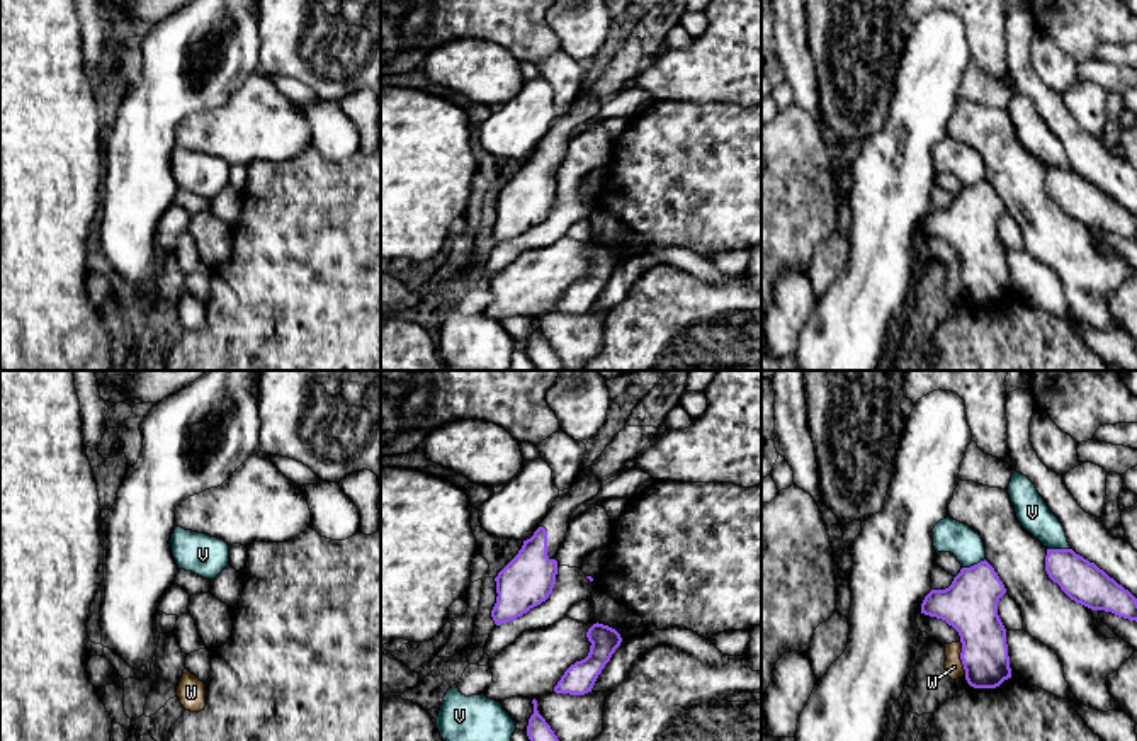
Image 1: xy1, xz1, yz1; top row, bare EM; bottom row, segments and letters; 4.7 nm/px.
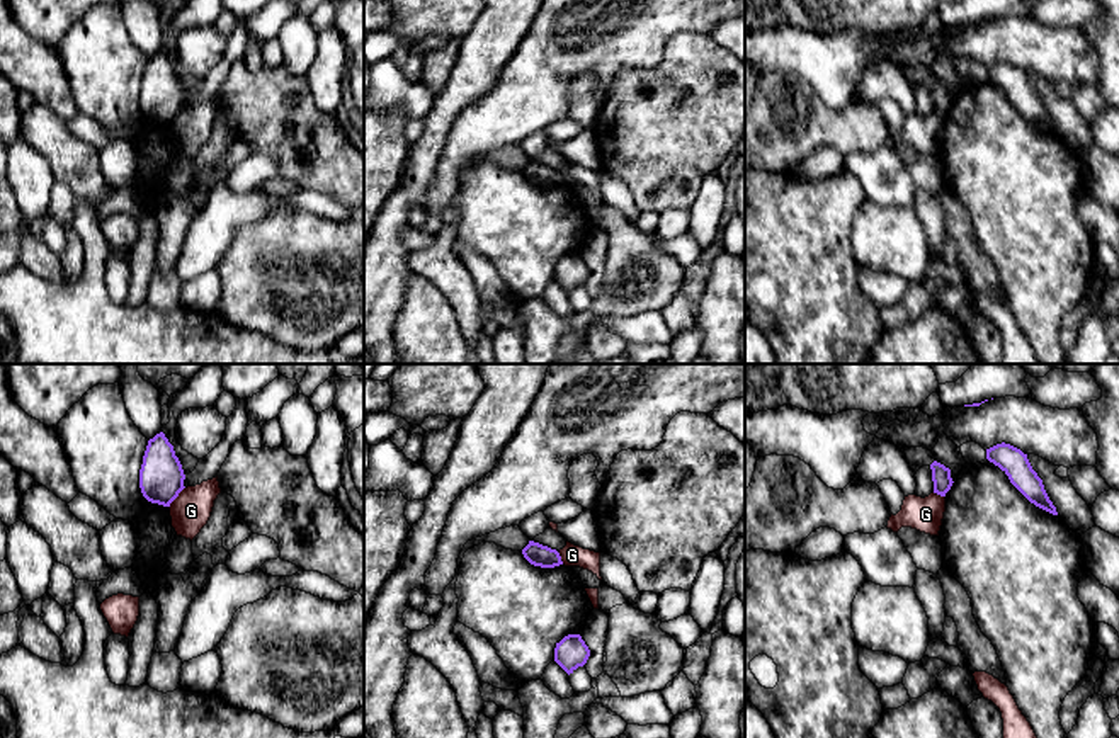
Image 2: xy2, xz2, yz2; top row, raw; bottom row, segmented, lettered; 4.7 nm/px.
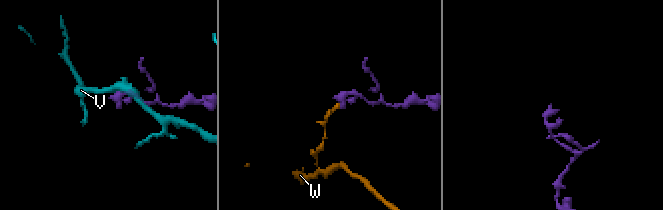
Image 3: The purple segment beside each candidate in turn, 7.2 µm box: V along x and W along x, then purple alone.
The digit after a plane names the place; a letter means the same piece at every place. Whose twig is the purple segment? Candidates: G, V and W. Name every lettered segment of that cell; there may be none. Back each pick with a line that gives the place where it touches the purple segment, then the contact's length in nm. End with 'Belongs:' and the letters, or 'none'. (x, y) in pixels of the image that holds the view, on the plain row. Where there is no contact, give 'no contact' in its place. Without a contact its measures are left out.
Belongs: none

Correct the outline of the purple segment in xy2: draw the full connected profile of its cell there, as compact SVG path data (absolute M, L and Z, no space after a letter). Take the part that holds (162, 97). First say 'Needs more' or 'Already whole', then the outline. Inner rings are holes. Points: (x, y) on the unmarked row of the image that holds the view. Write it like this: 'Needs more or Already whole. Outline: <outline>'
Already whole. Outline: M163 51L148 60L139 88L139 107L143 116L163 126L179 116L184 105L184 88L175 75L173 65Z

